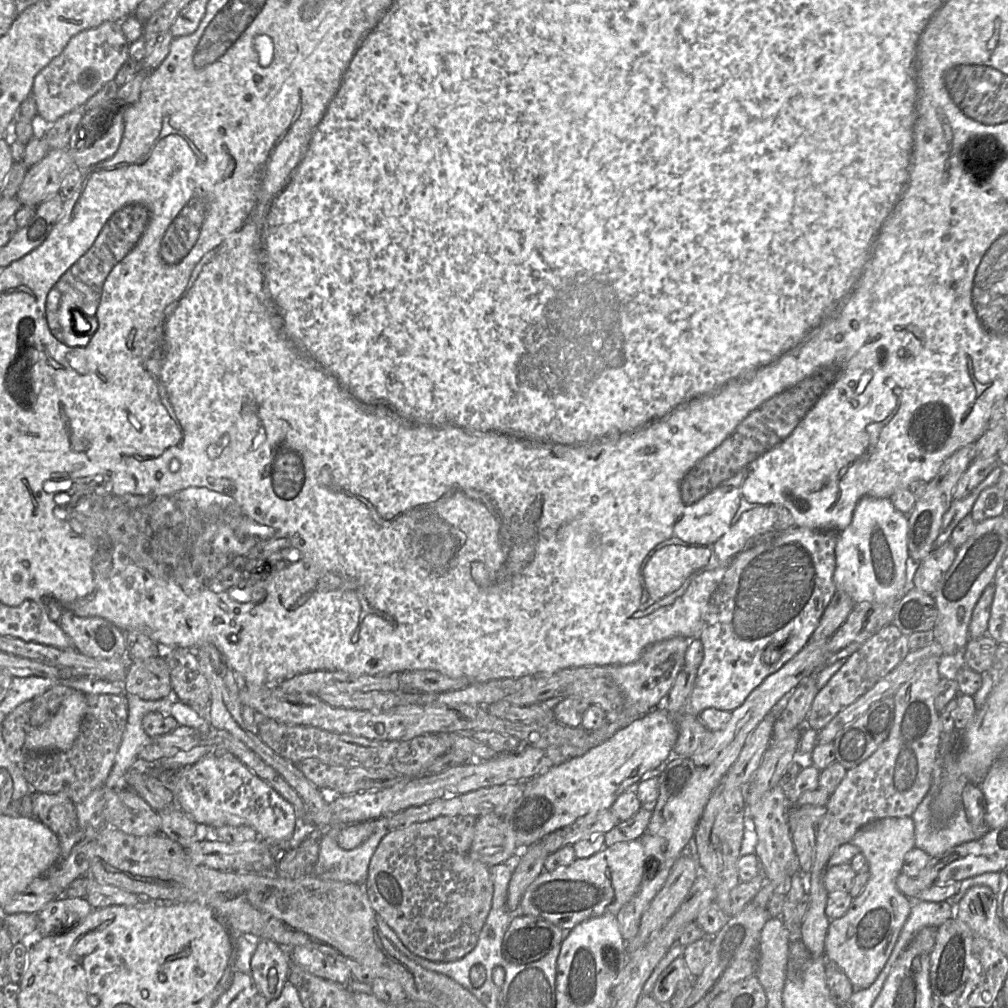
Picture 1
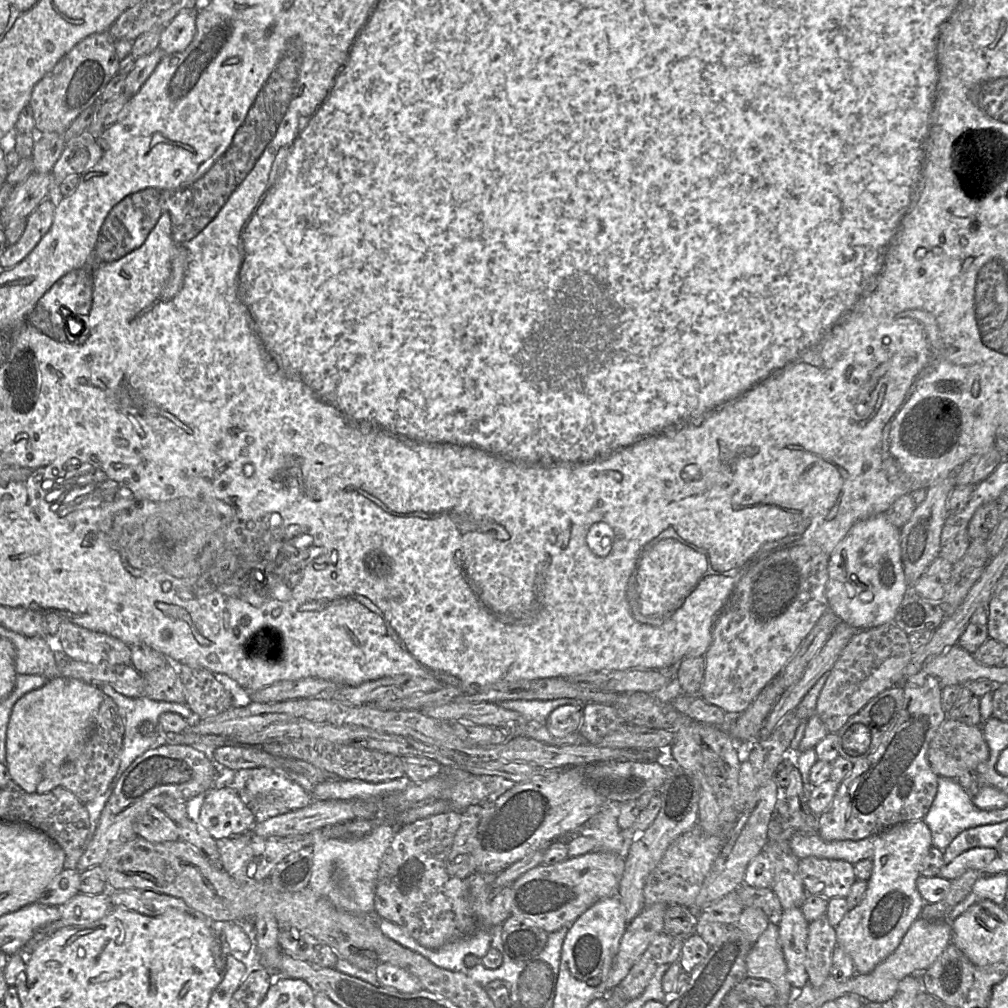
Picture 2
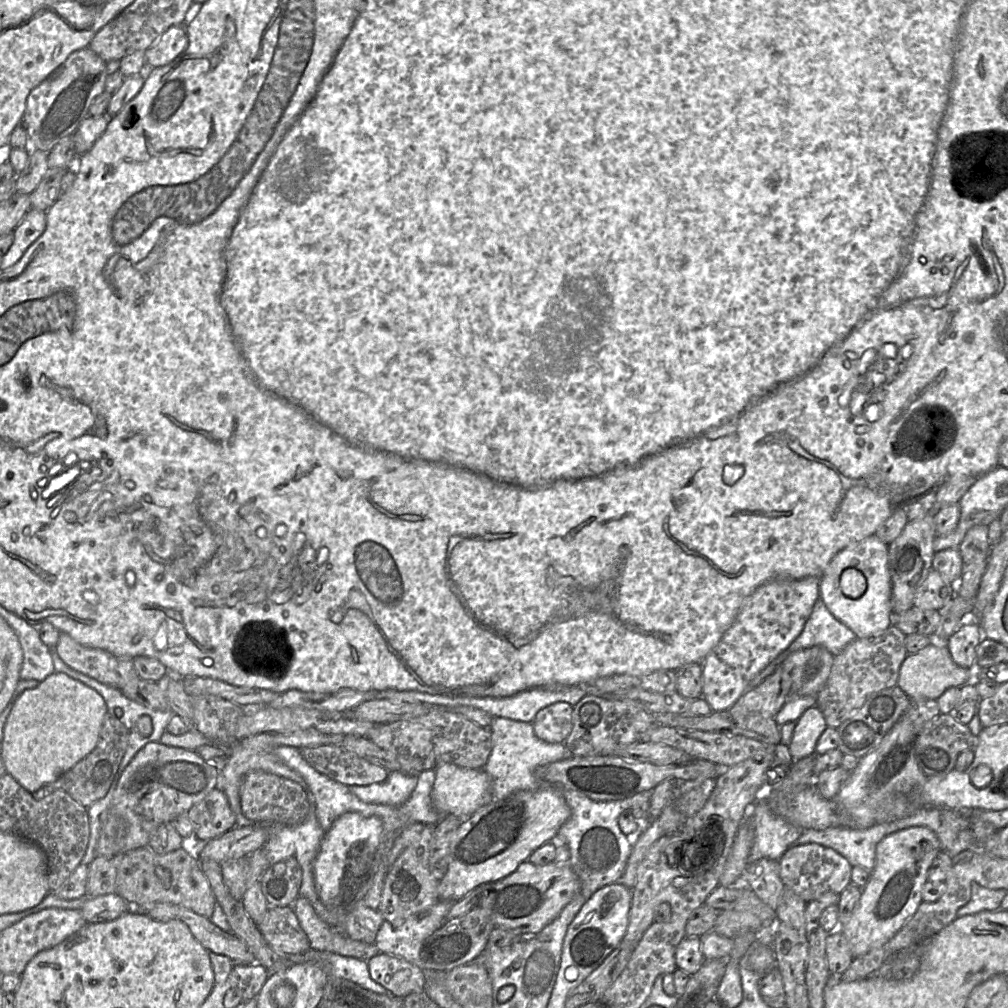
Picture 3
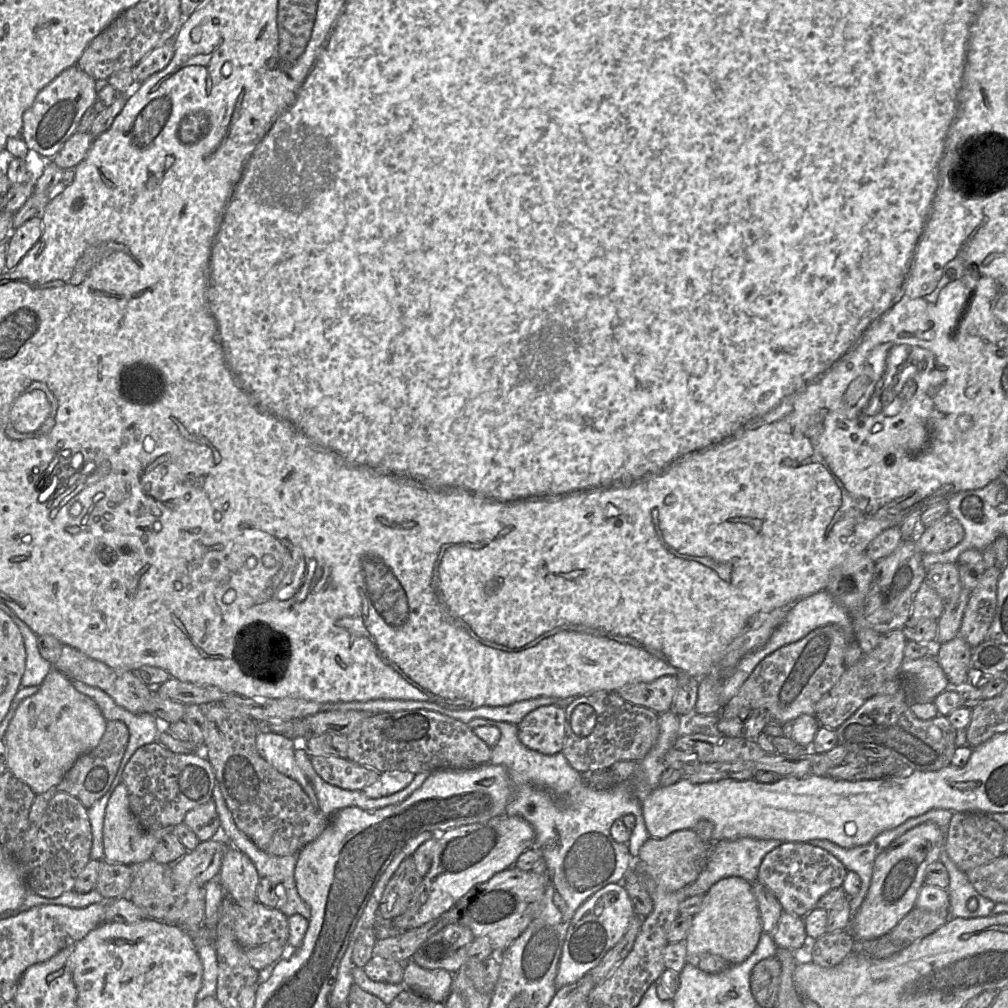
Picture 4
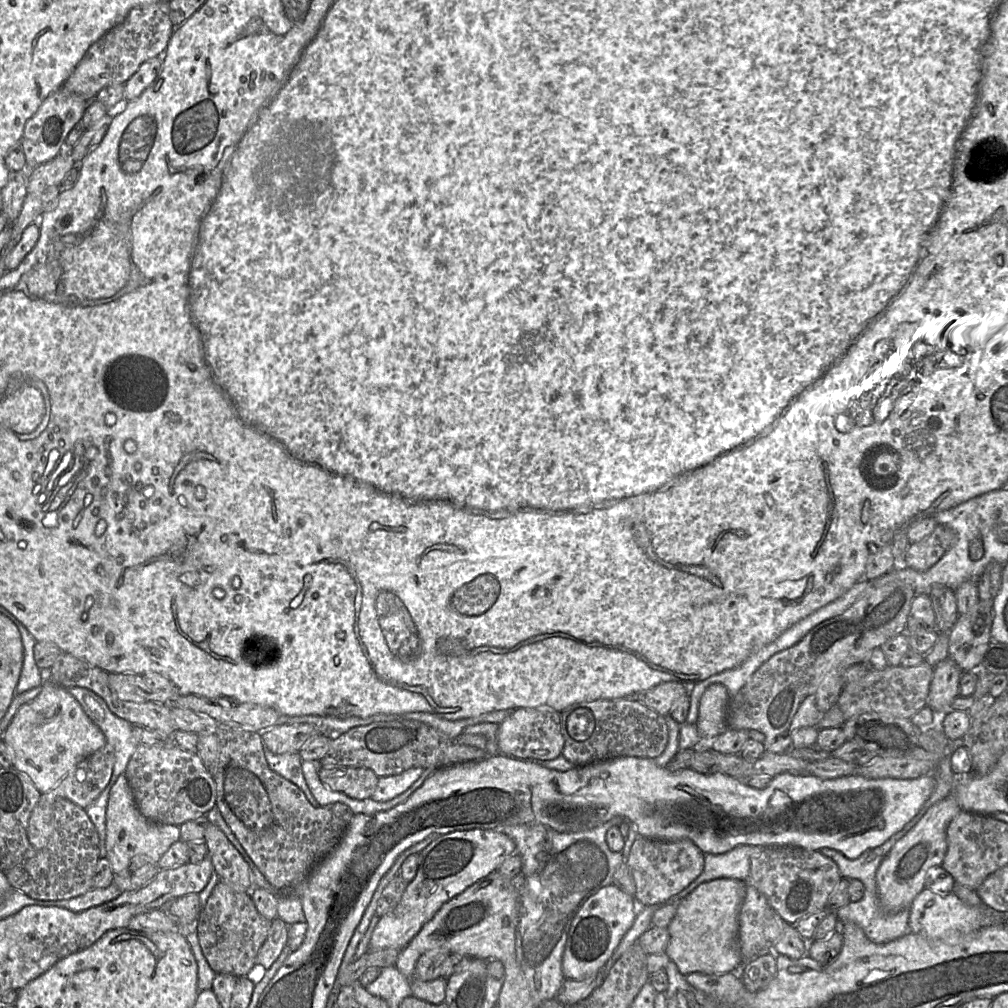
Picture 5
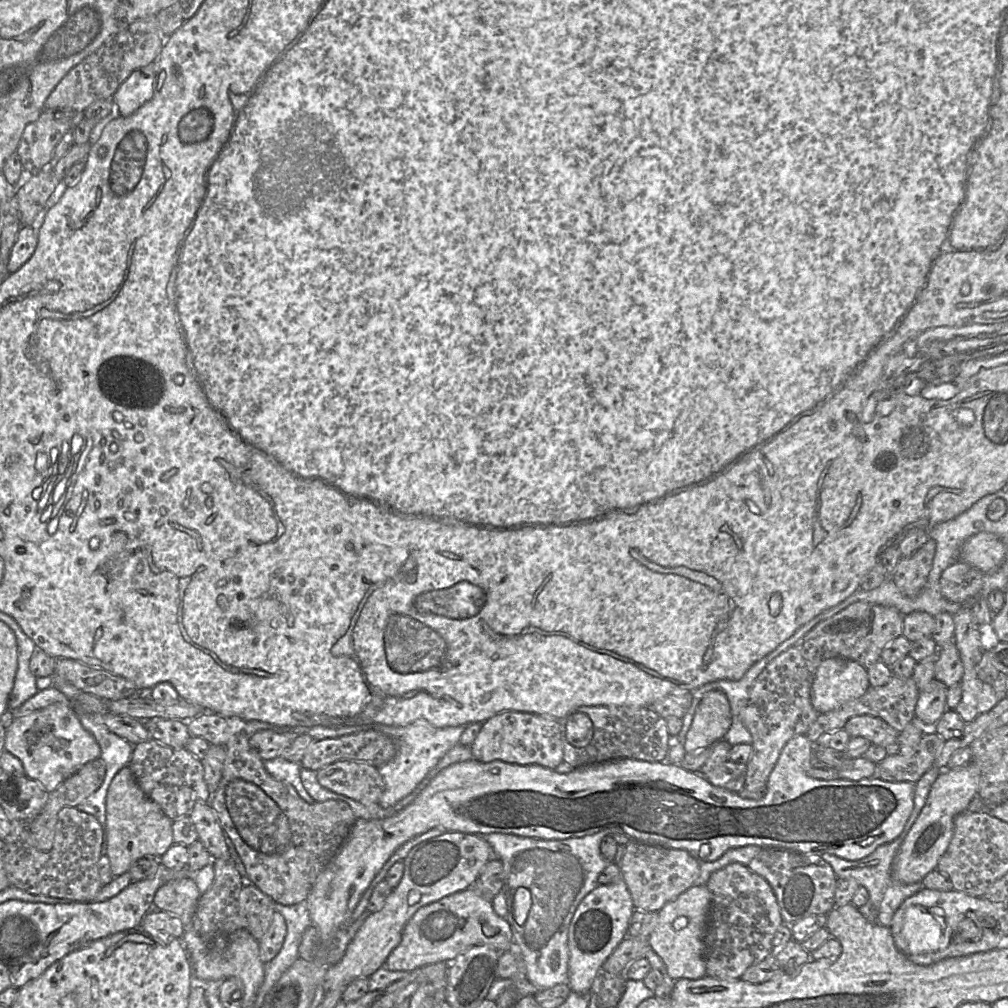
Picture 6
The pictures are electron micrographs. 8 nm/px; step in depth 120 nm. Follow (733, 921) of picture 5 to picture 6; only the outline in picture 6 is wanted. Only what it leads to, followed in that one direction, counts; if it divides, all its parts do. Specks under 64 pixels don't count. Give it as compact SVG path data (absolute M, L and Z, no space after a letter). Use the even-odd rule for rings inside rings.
M706 884L692 886L667 902L657 912L657 923L649 934L649 946L663 960L669 976L678 980L696 980L706 975L703 939L711 906L711 894Z

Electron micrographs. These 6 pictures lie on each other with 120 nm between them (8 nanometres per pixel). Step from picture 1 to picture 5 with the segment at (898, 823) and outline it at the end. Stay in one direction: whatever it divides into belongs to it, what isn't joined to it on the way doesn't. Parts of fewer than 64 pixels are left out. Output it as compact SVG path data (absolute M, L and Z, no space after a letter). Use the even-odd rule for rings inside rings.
M953 793L932 805L923 817L890 849L876 872L878 898L888 913L908 909L914 898L924 889L926 872L933 866L941 865L946 851L946 828L961 811Z

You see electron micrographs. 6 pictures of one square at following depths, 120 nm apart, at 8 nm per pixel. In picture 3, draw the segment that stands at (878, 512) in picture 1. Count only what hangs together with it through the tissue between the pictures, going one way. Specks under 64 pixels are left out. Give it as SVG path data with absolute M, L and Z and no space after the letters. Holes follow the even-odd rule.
M875 534L839 551L827 564L819 581L819 598L837 620L852 630L856 638L861 639L877 636L893 624L891 595L888 545ZM849 568L859 570L866 578L866 590L859 598L844 596L839 587L842 573Z

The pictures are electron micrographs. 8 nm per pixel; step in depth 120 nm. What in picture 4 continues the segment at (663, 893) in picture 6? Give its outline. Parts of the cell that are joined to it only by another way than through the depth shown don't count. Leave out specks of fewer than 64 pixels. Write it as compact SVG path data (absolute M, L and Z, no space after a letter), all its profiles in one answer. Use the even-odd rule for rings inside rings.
M680 830L664 839L649 837L641 846L634 868L639 875L650 876L667 891L678 891L694 883L705 868L710 846L703 842L693 830Z

